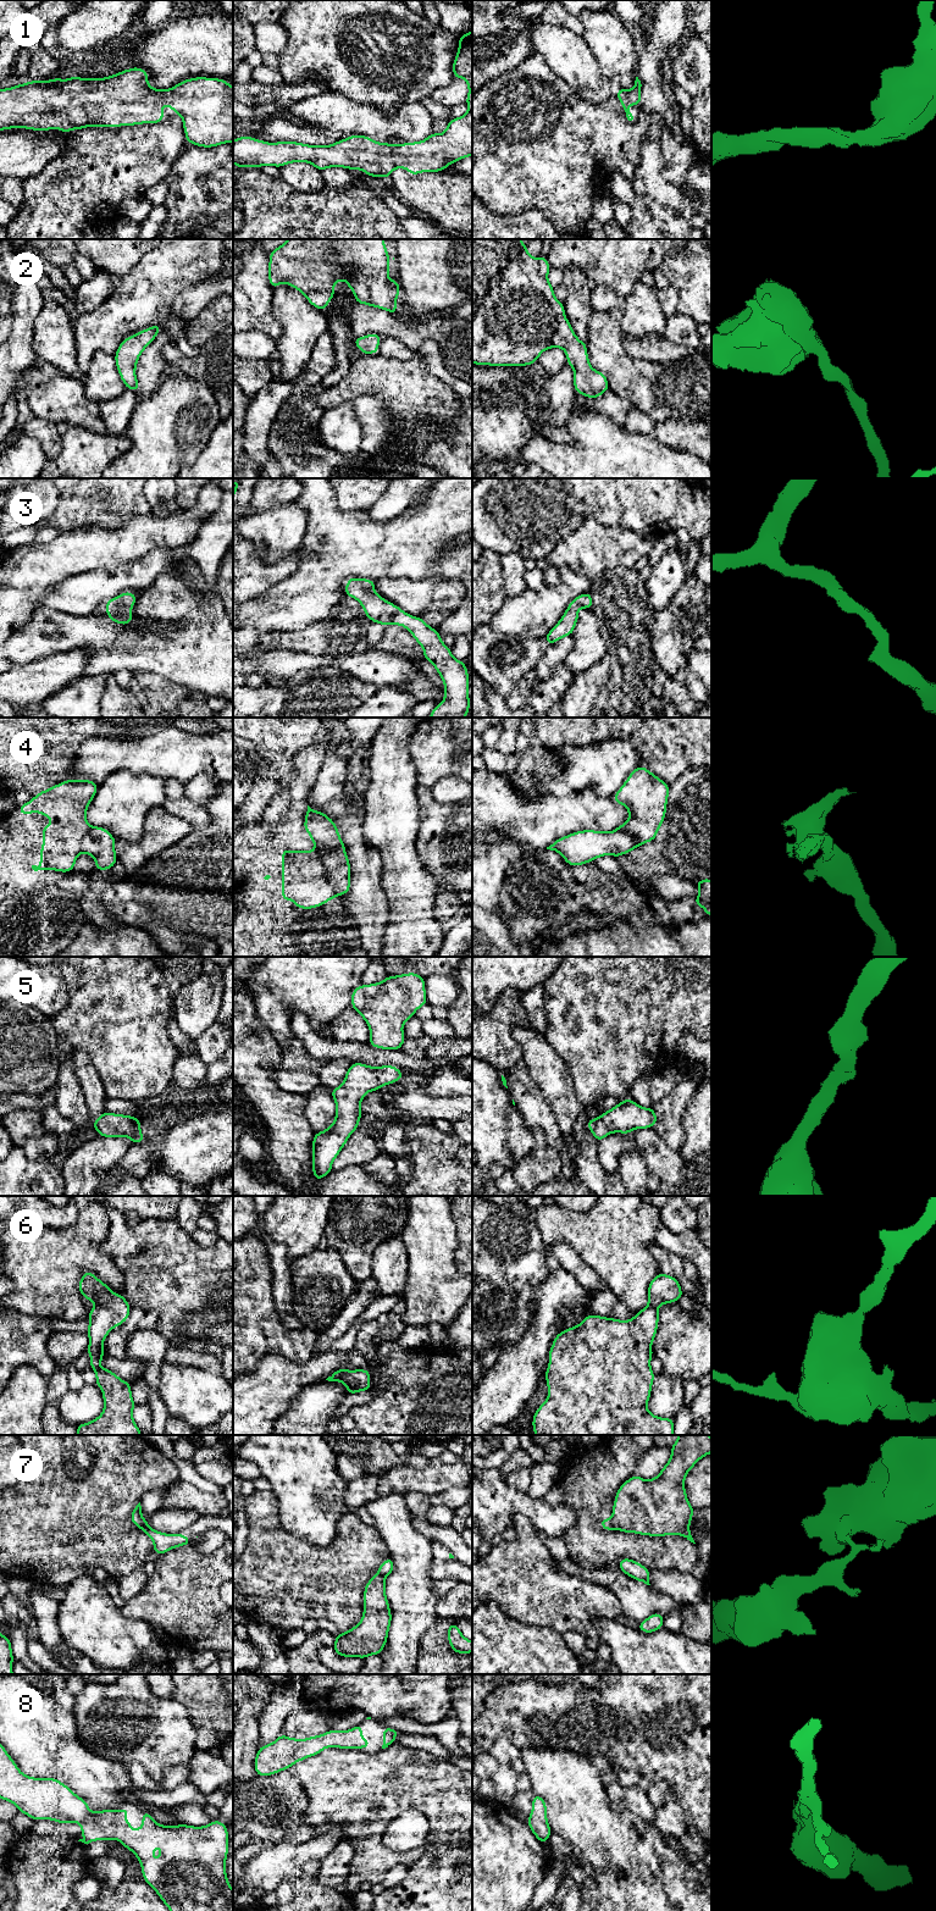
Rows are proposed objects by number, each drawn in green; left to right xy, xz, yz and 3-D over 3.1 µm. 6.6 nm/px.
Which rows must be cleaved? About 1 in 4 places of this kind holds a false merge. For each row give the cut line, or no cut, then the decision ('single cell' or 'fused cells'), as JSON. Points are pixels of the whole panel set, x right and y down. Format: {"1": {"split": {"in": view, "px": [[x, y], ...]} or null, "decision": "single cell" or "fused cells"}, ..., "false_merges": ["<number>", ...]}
{"1": {"split": null, "decision": "single cell"}, "2": {"split": null, "decision": "single cell"}, "3": {"split": null, "decision": "single cell"}, "4": {"split": {"in": "xz", "px": [[315, 849], [326, 878], [334, 887], [337, 895]]}, "decision": "fused cells"}, "5": {"split": null, "decision": "single cell"}, "6": {"split": null, "decision": "single cell"}, "7": {"split": {"in": "yz", "px": [[608, 1519], [613, 1528]]}, "decision": "fused cells"}, "8": {"split": null, "decision": "single cell"}, "false_merges": ["4", "7"]}

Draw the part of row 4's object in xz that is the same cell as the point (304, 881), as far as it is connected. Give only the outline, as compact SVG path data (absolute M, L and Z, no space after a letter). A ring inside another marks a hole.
M282 848L282 902L290 899L297 908L312 909L337 897L316 851Z

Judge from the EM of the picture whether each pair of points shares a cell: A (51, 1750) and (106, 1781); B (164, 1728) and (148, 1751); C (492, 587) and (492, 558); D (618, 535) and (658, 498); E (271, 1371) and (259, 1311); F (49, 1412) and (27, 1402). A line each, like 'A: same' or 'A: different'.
A: same
B: same
C: same
D: different
E: different
F: different

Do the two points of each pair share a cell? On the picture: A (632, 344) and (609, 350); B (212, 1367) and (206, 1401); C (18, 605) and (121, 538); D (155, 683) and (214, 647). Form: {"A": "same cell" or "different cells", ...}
{"A": "different cells", "B": "different cells", "C": "same cell", "D": "different cells"}

